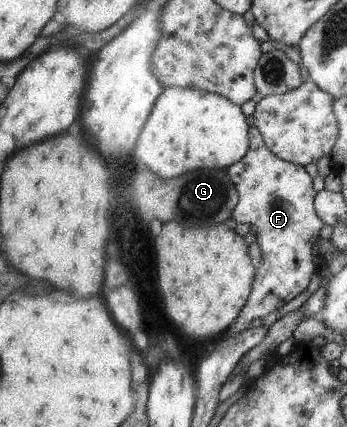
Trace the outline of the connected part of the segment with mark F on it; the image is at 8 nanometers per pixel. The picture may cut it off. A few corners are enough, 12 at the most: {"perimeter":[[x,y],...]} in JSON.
{"perimeter":[[256,127],[226,172],[231,217],[262,256],[223,335],[308,288],[324,226],[305,166],[275,156]]}

